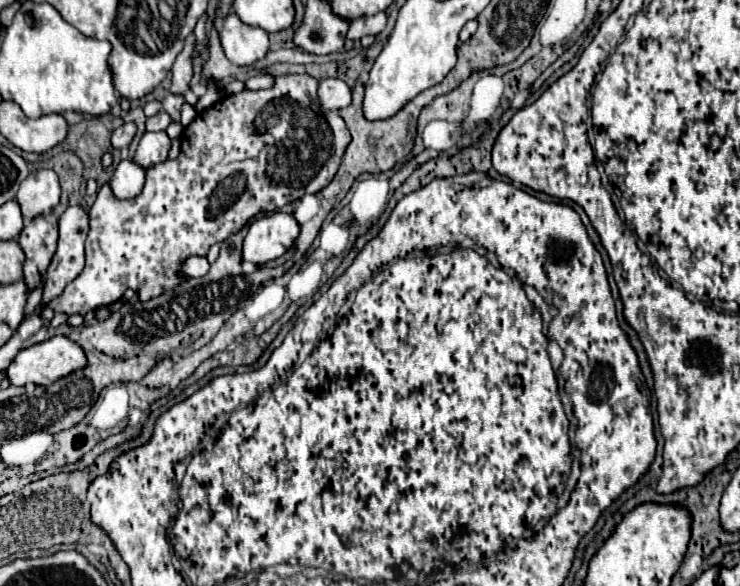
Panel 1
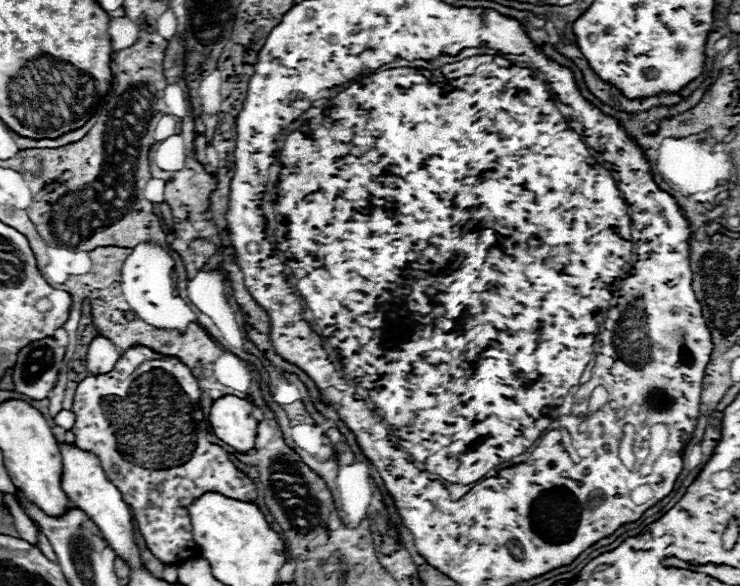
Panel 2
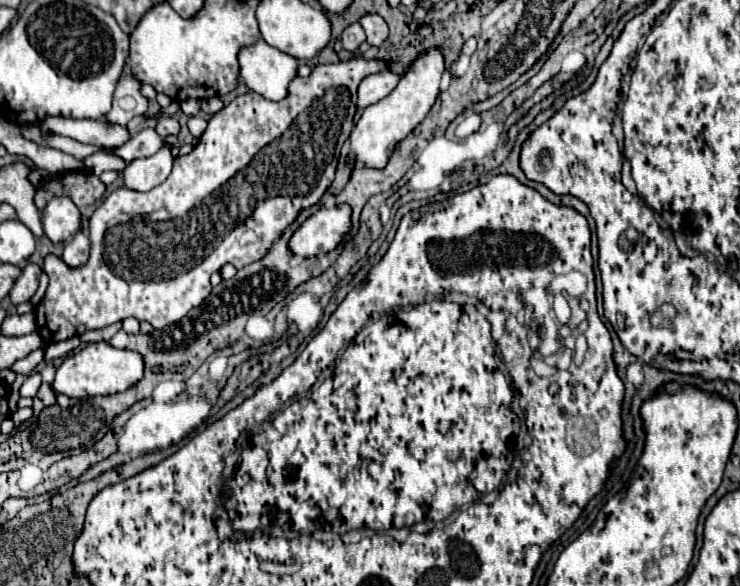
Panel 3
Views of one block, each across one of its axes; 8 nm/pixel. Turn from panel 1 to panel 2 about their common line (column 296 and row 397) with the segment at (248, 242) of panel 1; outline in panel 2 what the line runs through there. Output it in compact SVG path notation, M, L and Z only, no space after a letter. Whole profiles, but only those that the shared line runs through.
M222 396L210 408L210 428L236 452L246 454L256 446L256 426L258 422L252 416L254 406L248 400L236 396Z

